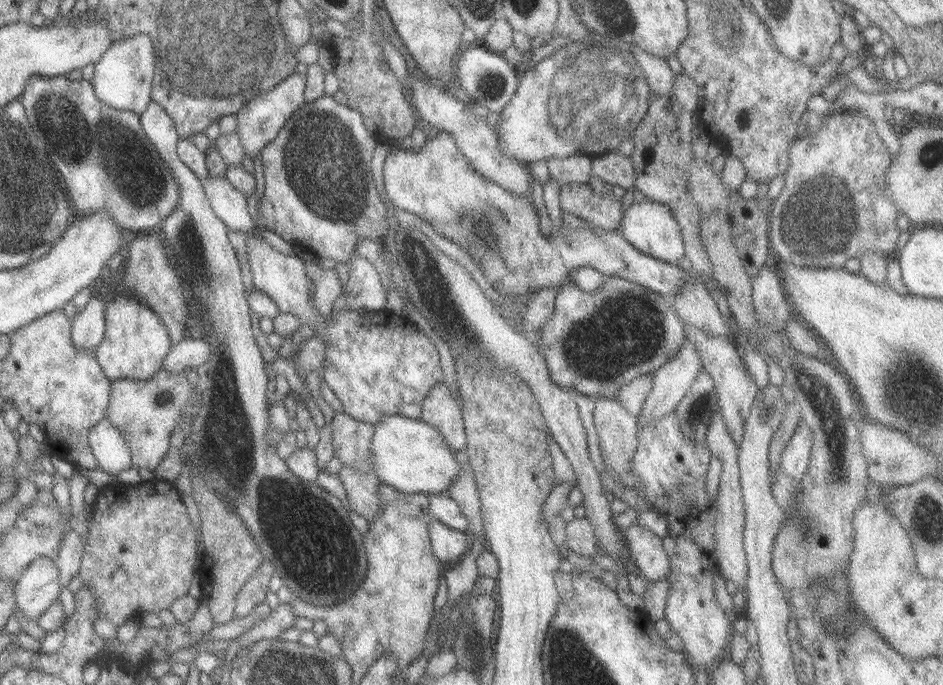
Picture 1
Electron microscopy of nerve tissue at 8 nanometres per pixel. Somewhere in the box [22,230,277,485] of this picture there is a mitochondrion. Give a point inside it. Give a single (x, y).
(221, 411)

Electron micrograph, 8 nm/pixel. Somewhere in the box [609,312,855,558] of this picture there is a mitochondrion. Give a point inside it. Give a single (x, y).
(838, 446)

